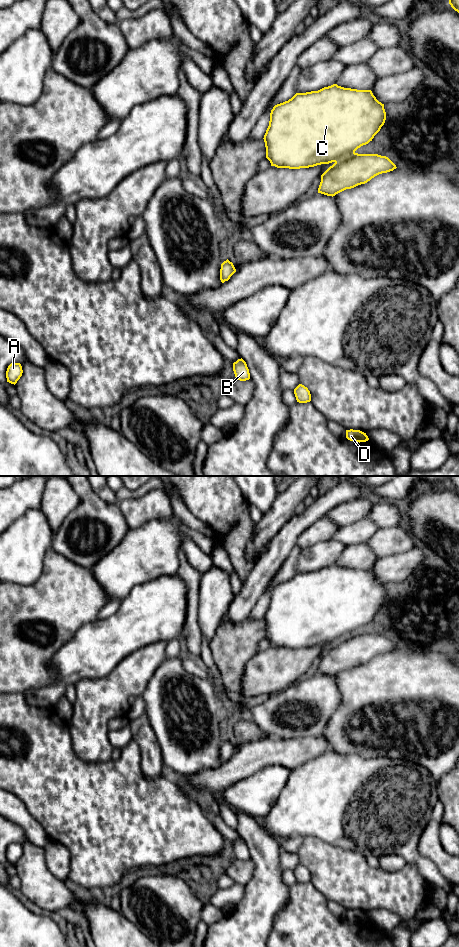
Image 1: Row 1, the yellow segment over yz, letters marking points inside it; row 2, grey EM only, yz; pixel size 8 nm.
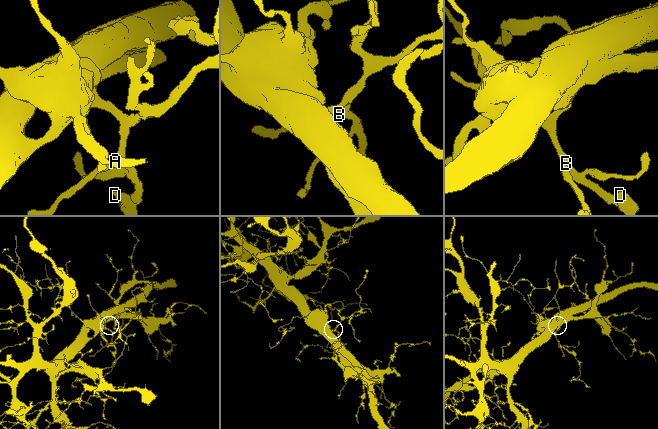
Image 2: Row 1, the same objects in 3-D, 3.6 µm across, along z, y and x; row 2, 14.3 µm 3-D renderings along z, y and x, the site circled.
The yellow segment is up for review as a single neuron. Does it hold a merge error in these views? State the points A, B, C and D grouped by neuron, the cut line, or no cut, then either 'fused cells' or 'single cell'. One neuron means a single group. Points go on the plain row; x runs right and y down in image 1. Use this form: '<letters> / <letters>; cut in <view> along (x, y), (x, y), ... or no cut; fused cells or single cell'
A B C D; no cut; single cell

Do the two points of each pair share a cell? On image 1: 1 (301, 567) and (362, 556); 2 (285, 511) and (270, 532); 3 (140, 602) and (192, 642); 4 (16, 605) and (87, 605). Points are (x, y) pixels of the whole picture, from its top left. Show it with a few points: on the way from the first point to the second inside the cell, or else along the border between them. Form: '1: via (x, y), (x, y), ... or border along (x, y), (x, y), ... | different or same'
1: via (316, 556), (347, 556) | same
2: via (280, 516), (270, 527) | same
3: border along (186, 610), (184, 625), (180, 633) | different
4: via (34, 605), (69, 605) | same

